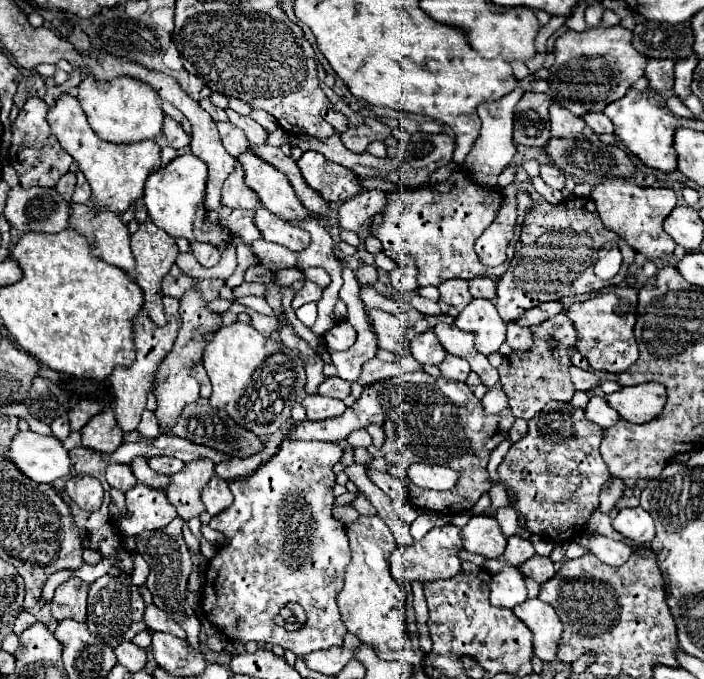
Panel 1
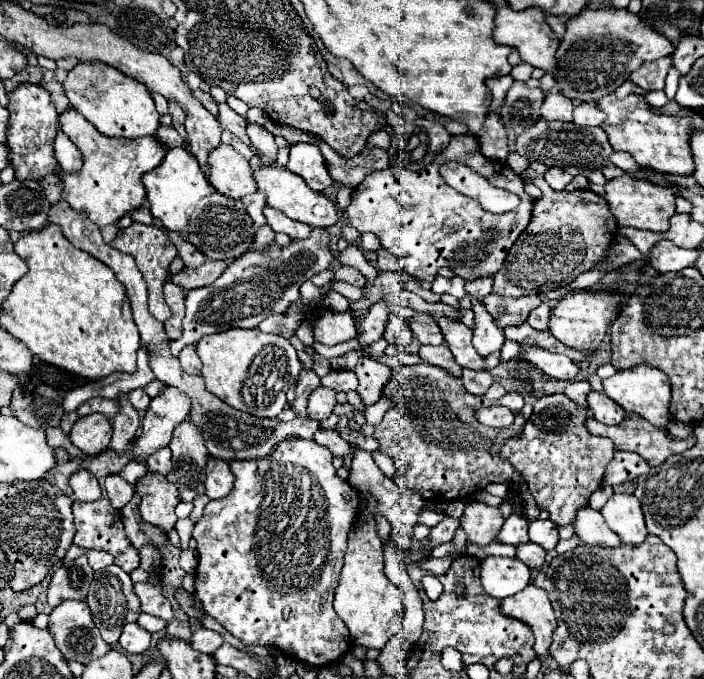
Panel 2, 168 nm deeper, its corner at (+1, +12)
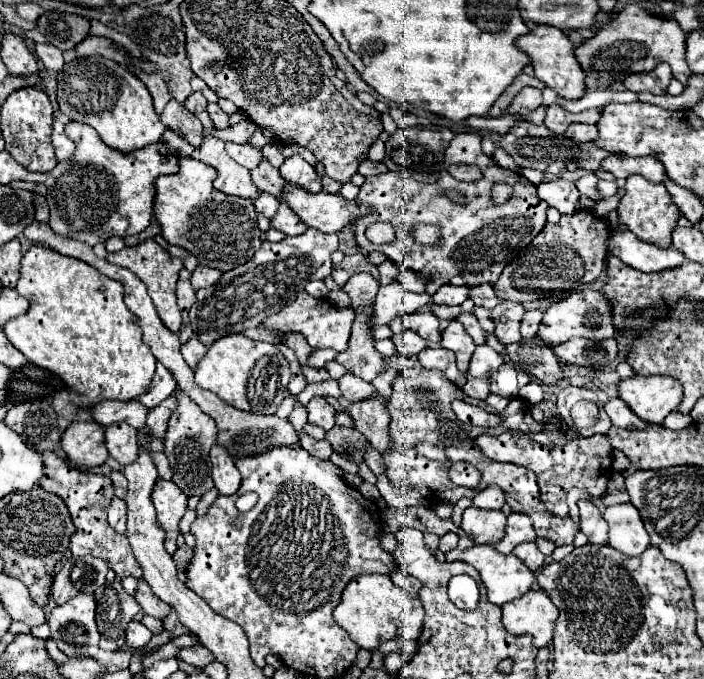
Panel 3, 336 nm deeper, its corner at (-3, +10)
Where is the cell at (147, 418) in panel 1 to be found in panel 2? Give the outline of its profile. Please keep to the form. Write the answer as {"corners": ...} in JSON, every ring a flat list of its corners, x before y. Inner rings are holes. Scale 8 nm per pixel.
{"corners":[[143,388,131,390,131,392,129,392,129,400,131,400,131,404,133,404,139,412,145,412,145,410,149,408,149,402,151,402,151,398,143,392]]}

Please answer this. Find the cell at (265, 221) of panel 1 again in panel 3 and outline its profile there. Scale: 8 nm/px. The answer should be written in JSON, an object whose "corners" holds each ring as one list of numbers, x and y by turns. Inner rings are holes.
{"corners":[[287,204,279,206,277,216,271,218,271,226,285,232,287,236,301,236,307,230,307,226,297,218,297,214]]}

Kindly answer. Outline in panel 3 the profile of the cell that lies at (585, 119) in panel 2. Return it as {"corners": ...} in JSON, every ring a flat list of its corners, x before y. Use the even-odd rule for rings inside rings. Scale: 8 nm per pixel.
{"corners":[[571,124,569,130,563,136,573,140,575,144,591,142,591,140,597,138,597,126,591,126,591,124]]}

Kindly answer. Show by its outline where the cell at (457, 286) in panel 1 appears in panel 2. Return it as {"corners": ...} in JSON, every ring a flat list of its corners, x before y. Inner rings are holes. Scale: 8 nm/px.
{"corners":[[437,276,433,280,433,292,435,294,453,294,455,298,463,298,465,296,465,280,461,280,459,276,453,276,453,278,443,278,443,276]]}

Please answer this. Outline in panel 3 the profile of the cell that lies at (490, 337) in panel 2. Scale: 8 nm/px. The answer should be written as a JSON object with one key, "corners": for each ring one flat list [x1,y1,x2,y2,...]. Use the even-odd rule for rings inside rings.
{"corners":[[477,346,467,374,473,378,491,378,491,374,503,364,503,358,491,346]]}

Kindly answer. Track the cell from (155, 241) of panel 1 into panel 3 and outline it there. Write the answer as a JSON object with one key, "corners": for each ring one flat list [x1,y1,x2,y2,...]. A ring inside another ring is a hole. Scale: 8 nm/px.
{"corners":[[145,240,139,246,123,248,121,252,107,254,105,260,115,264,115,266,121,266,121,268,127,268,127,270,135,272,145,282,147,292,149,292,149,296,151,296,163,324,171,332,179,332,179,328,181,328,181,310,179,310,179,306,175,302,175,284,179,280,179,270,183,268,183,262,179,258,171,258,171,254,167,250,163,250,155,240]]}

